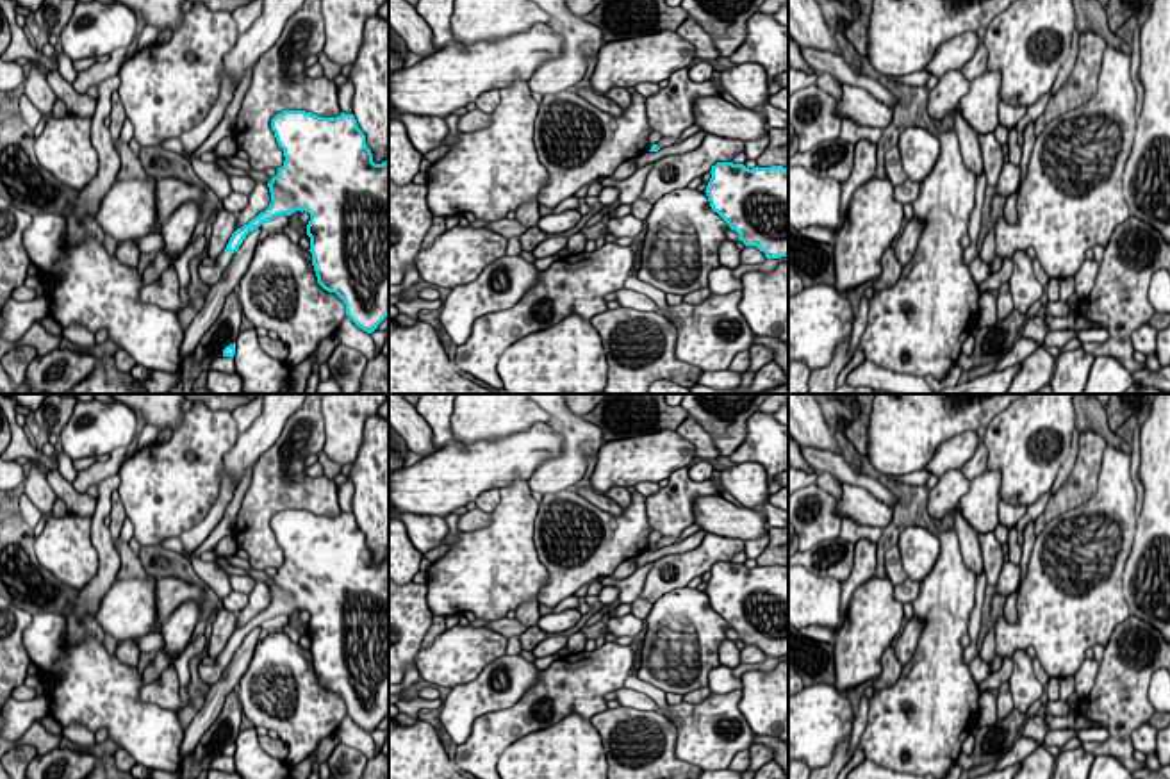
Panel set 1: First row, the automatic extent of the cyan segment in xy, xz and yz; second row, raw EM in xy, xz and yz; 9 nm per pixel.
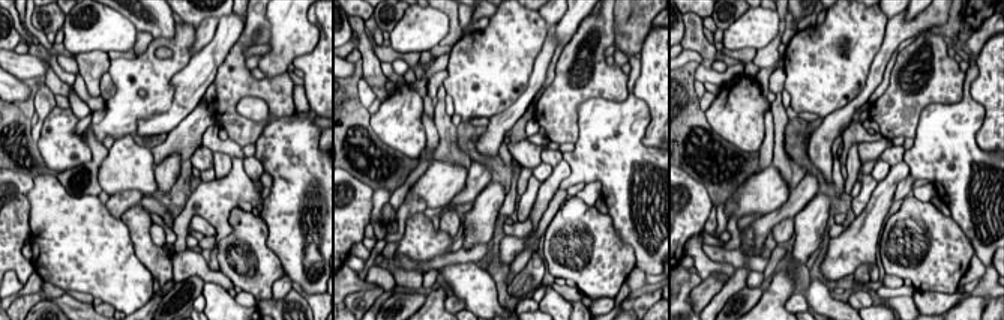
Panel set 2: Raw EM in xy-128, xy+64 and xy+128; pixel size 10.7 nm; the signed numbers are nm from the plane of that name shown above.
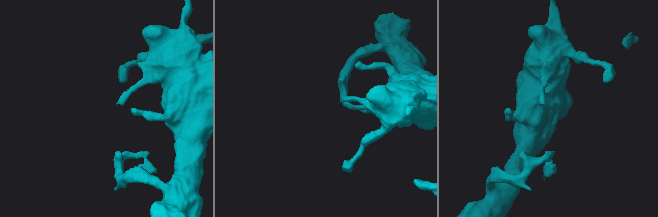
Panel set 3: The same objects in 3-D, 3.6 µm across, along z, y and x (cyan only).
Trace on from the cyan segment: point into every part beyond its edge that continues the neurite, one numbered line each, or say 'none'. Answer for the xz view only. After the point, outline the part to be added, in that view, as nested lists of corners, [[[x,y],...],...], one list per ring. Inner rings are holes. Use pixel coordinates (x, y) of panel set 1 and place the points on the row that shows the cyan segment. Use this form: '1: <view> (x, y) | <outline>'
none

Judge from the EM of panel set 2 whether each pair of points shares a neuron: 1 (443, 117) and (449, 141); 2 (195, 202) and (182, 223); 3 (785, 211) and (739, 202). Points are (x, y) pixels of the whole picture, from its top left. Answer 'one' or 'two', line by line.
1: one
2: one
3: two

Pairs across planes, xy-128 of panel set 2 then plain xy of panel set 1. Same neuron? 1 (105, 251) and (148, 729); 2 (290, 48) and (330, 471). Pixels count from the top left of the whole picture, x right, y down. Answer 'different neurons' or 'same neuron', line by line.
1: same neuron
2: different neurons

